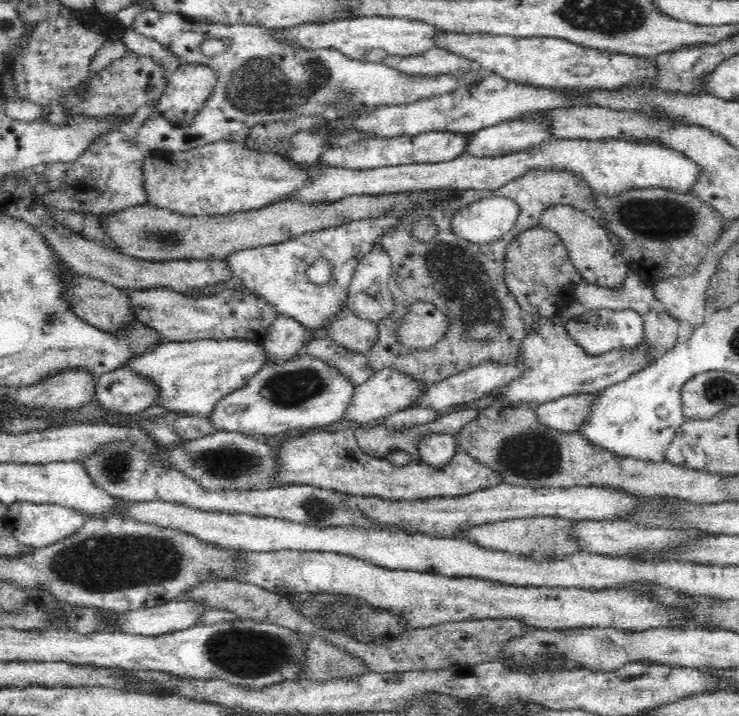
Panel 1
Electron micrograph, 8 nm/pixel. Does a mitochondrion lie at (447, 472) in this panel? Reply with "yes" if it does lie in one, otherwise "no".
no

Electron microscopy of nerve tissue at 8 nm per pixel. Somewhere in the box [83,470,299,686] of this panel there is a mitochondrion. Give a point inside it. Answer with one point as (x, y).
(244, 652)

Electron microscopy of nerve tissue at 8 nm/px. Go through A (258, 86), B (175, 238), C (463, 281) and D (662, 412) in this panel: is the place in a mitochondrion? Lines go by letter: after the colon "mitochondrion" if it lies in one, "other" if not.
A: mitochondrion
B: mitochondrion
C: mitochondrion
D: other

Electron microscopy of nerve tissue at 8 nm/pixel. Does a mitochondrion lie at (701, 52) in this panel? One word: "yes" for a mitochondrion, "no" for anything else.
no

